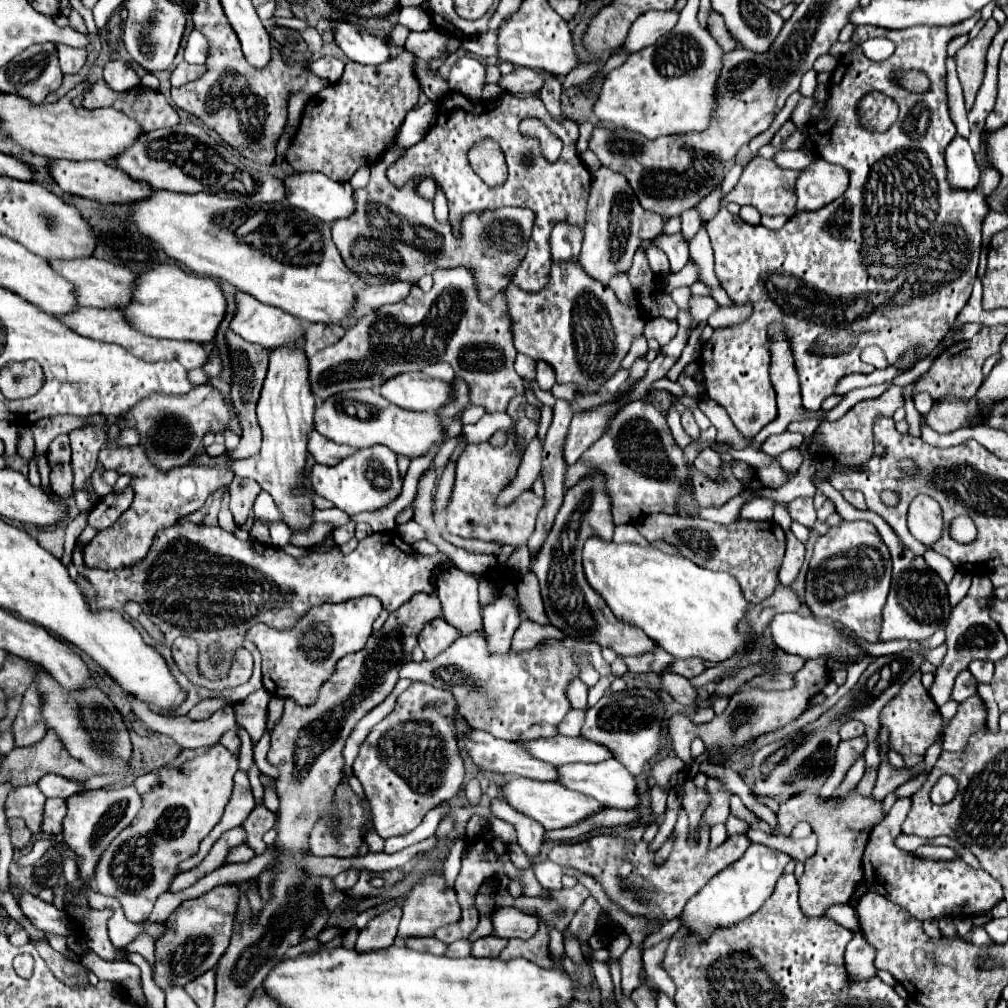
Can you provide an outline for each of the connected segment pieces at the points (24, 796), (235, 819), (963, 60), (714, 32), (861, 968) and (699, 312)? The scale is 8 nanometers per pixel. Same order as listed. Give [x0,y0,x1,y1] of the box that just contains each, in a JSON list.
[[5,784,45,834],[179,772,255,873],[953,18,999,106],[709,12,737,52],[845,932,875,980],[691,296,719,324]]

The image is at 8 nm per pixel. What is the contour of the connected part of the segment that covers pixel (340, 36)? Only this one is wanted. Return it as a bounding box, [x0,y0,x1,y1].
[331,20,389,64]

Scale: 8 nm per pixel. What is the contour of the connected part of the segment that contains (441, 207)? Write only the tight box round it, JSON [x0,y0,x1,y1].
[433,190,449,222]

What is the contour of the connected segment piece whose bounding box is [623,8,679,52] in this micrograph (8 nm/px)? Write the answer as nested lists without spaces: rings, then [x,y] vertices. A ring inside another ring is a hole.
[[[649,10],[641,14],[633,26],[631,32],[623,44],[623,50],[627,52],[639,52],[645,46],[655,44],[663,34],[667,34],[679,20],[679,10]]]

